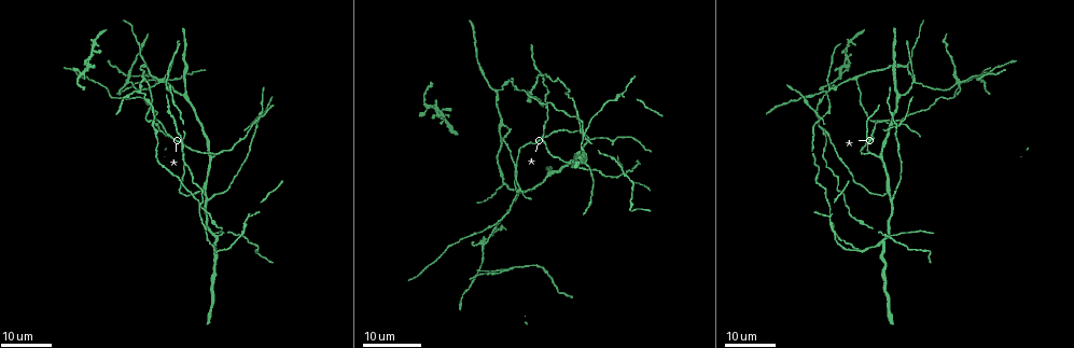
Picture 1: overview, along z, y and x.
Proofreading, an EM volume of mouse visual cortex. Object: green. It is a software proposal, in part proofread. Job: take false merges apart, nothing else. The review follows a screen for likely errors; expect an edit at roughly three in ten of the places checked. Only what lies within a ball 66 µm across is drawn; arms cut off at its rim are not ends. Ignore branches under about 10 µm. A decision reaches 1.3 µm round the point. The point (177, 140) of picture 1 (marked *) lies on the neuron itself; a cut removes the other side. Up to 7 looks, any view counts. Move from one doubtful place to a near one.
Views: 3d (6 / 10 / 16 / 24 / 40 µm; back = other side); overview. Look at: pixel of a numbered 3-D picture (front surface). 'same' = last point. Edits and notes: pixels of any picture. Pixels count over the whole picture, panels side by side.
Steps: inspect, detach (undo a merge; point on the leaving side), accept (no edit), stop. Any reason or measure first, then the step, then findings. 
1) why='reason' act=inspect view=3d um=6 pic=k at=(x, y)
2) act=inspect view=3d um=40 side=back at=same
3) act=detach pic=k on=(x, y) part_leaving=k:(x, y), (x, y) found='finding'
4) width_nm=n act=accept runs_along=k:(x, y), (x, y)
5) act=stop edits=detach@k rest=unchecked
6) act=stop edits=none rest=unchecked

why='thin arm on a thick one' act=inspect view=3d um=24 pic=1 at=(498, 89)

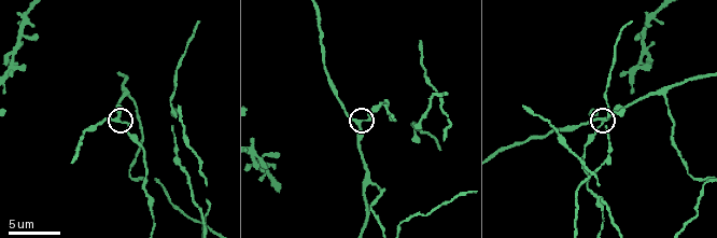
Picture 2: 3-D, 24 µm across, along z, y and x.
act=inspect view=3d um=10 pic=2 at=(356, 123)

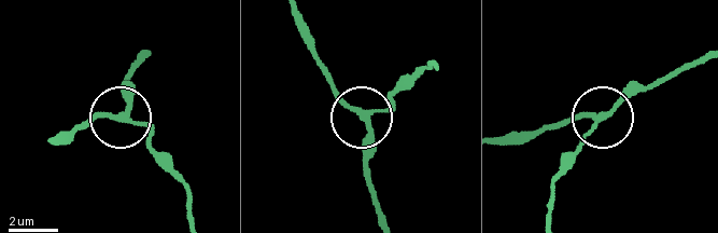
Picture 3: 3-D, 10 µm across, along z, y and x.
act=inspect view=3d um=6 pic=3 at=(366, 114)

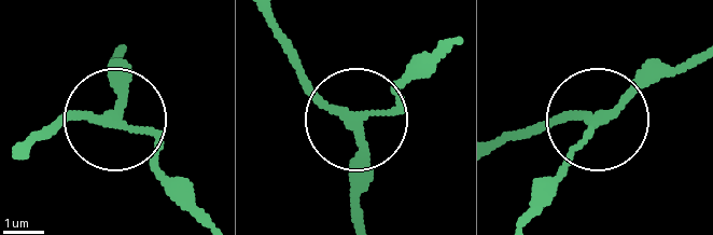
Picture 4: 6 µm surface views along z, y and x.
width_nm=190 act=accept runs_along=4:(690, 56), (660, 66), (602, 114), (509, 135) found='one neuron here'

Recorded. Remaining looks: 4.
act=inspect view=3d um=24 pic=1 at=(185, 94)

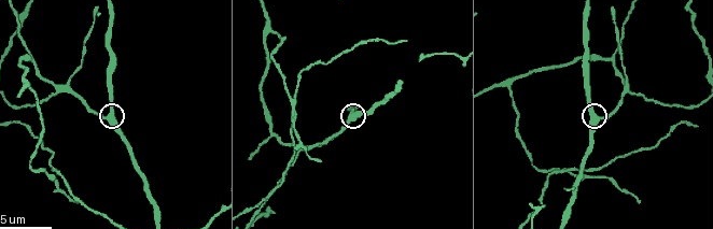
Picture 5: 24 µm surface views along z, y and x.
act=inspect view=3d um=10 pic=5 at=(351, 120)

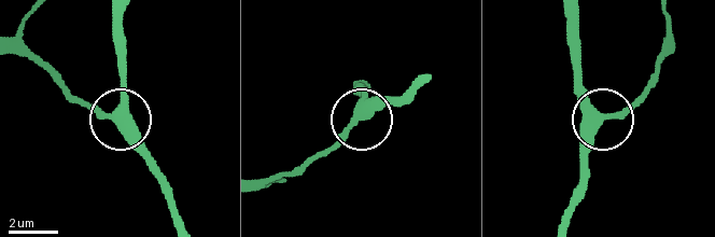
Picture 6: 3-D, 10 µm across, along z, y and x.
width_nm=360 act=accept runs_along=6:(183, 221), (150, 153), (123, 122), (123, 63) found='one neuron here'

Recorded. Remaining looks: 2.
why='two arms at a narrow angle' act=inspect view=3d um=10 pic=5 at=(585, 177)

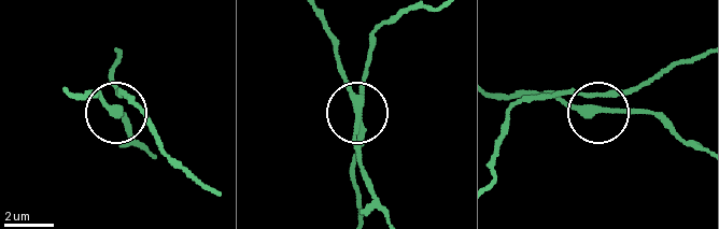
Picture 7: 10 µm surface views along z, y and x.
act=accept runs_along=7:(495, 154), (524, 100), (574, 91), (596, 106), (664, 69) found='one neuron here'

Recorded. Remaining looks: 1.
act=stop edits=none rest=unchecked

